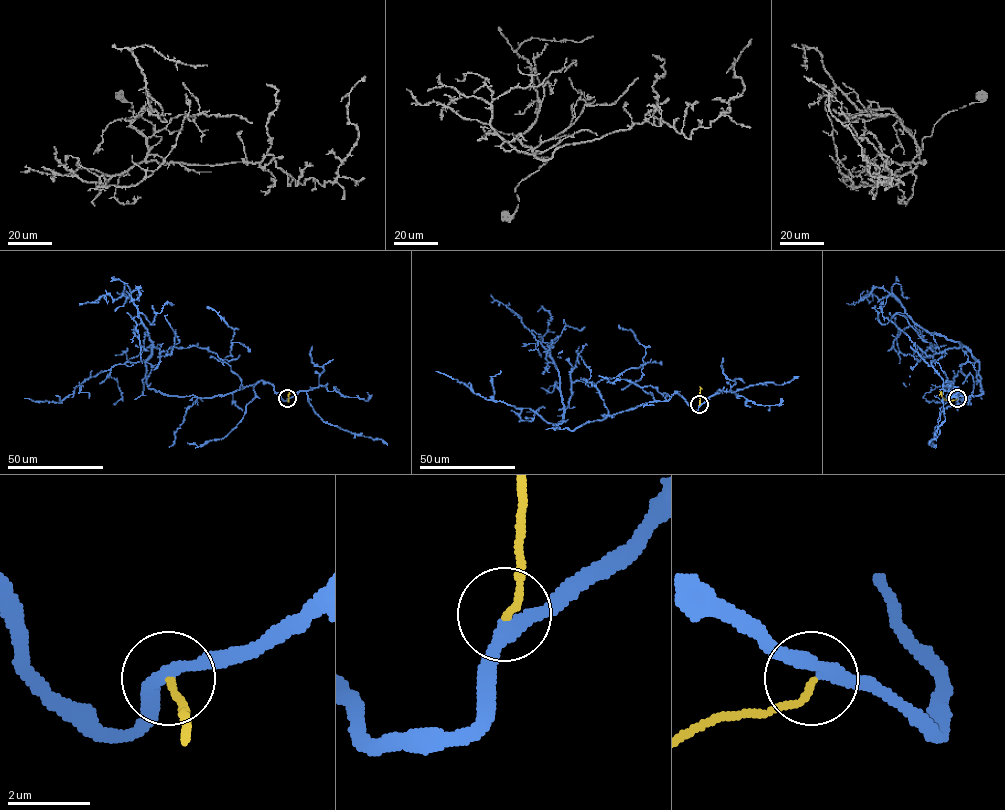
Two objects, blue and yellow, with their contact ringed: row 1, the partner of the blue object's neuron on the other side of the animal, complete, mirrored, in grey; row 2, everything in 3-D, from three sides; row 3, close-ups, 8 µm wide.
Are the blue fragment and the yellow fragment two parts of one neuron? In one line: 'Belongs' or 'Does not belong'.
Belongs

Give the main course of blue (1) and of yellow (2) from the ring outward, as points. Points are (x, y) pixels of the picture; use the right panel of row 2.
1: (957, 398), (946, 380), (966, 398), (983, 392), (966, 348), (918, 326), (894, 296), (847, 303)
2: (957, 398), (949, 401), (939, 391)

